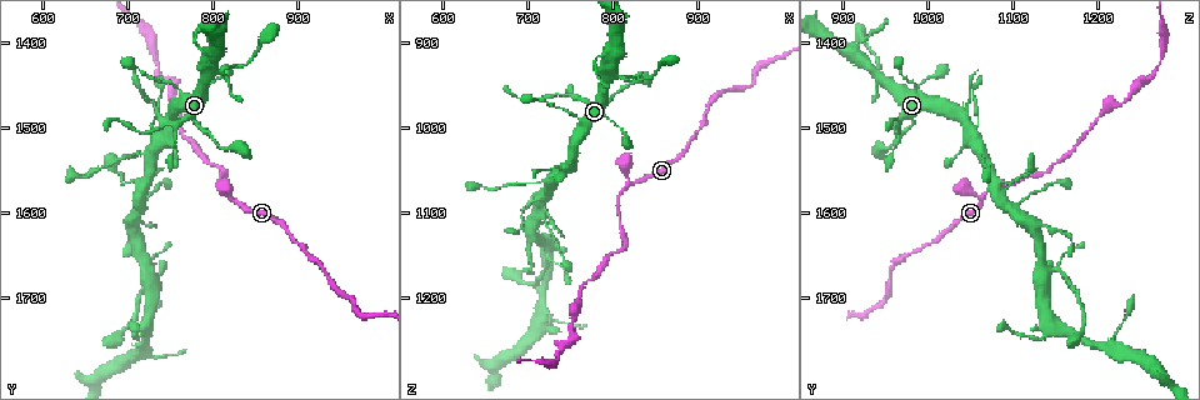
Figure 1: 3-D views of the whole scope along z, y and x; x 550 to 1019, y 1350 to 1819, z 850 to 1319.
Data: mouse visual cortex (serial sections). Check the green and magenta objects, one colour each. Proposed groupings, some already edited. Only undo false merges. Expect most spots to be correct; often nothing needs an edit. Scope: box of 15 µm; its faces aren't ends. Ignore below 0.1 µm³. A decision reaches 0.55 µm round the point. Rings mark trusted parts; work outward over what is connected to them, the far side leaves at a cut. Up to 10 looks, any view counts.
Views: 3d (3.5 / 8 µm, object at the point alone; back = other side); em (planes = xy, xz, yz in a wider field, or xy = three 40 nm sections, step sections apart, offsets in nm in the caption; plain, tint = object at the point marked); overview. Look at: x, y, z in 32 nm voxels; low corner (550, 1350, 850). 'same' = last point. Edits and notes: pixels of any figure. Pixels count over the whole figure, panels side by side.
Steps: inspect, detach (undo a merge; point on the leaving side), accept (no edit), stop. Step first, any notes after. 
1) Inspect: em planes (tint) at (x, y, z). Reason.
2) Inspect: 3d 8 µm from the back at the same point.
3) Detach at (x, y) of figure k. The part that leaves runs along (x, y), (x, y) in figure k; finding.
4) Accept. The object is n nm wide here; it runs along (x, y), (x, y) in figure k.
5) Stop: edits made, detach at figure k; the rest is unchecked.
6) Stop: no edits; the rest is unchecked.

Inspect: 3d 8 µm at (820, 1585, 1065). Branch point.

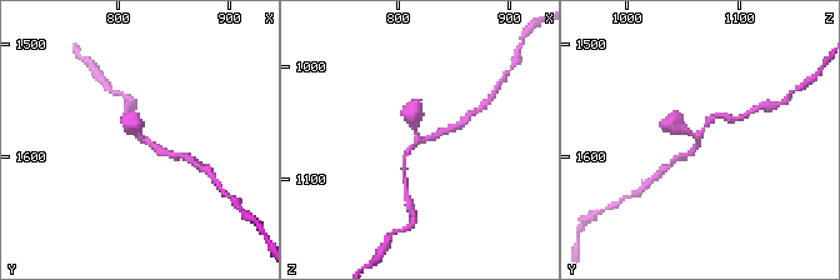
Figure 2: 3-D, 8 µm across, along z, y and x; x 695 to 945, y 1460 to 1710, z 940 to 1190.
Inspect: em xy step 1 (tint) at (820, 1584, 1064).

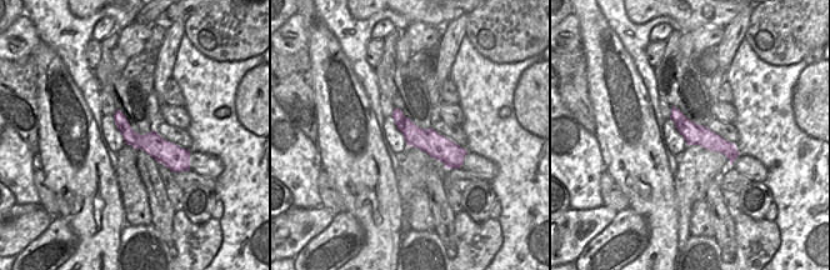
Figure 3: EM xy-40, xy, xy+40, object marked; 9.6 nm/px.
Accept. Continuous, no second cell.

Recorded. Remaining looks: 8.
Inspect: 3d 3.5 µm at (815, 1555, 1140). Abrupt turn.

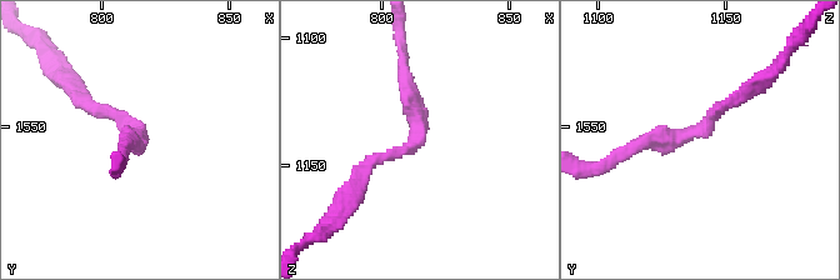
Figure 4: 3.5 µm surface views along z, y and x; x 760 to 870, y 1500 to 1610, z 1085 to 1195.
Accept. The arms are 150, 200 nm wide; one cell here.

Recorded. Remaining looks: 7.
Inspect: em xy step 5 (tint) at (825, 1425, 945). Thin neck.

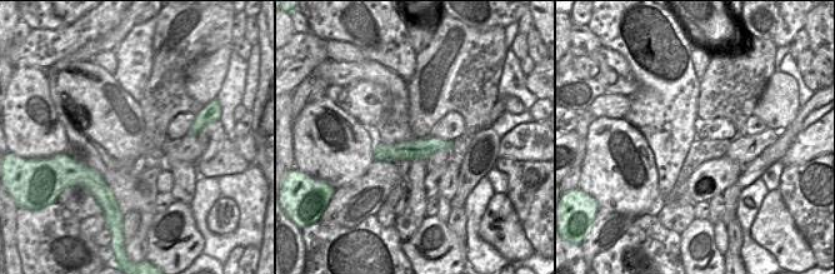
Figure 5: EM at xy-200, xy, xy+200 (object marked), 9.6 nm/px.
Inspect: 3d 3.5 µm at the same point. See where the arms go.

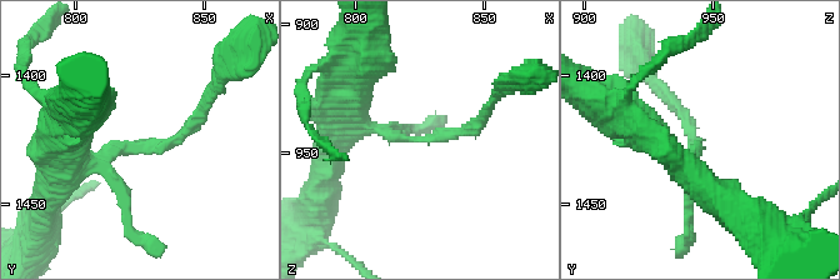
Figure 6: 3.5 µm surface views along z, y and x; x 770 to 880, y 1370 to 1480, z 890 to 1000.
Accept. It runs along (60, 176), (114, 149), (168, 145), (201, 110) in figure 6; all the same cell.

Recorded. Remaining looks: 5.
Inspect: 3d 8 µm at (725, 1530, 1065). Arms part here.

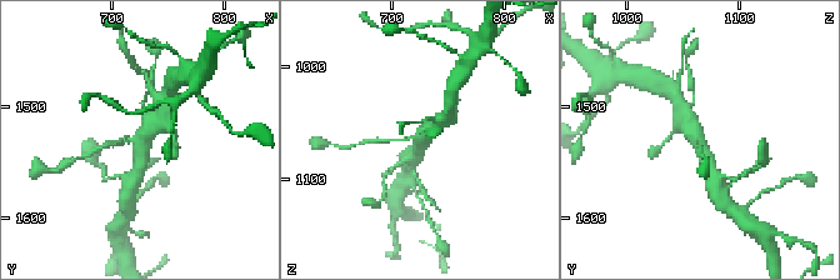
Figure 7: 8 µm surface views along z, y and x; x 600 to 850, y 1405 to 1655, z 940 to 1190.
Inspect: em xy step 3 (tint) at (728, 1530, 1064). 3 arms meet here; the arms are 100, 400, 400 nm wide.

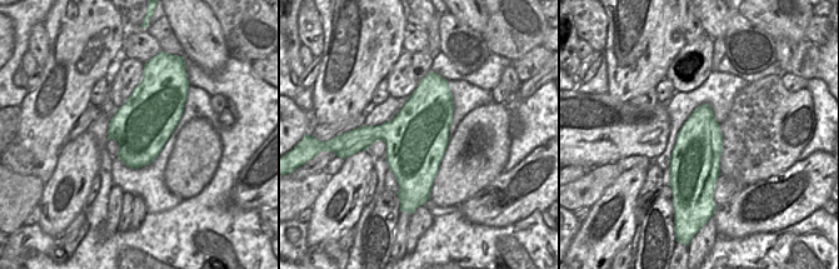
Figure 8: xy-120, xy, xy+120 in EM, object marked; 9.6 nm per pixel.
Accept. It runs along (680, 114), (696, 135), (713, 174) in figure 7; one cell here.

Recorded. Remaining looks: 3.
Stop: no edits; the rest is unchecked.

